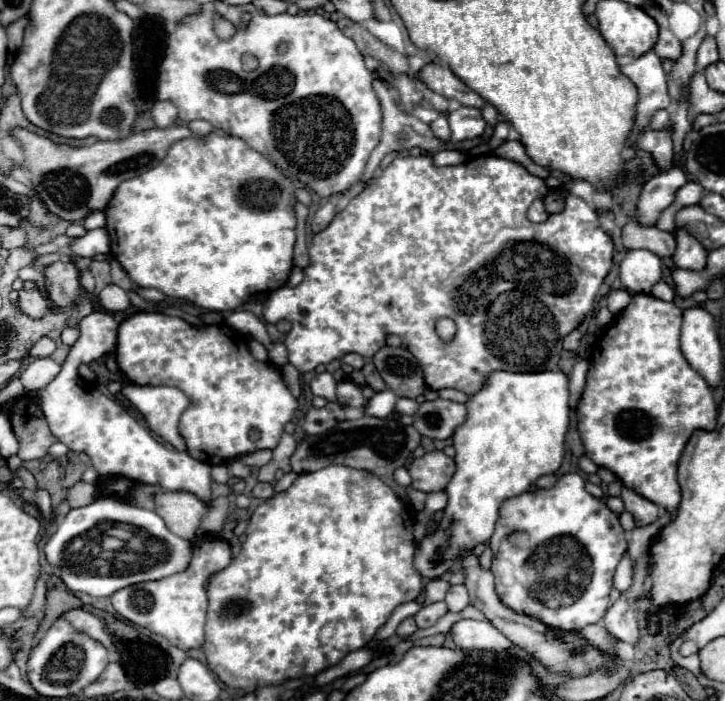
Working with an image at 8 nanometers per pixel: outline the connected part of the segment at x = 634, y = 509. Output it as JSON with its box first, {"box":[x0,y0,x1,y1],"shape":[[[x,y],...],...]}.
{"box":[621,486,659,526],"shape":[[[623,486],[623,490],[621,490],[621,500],[625,502],[627,512],[633,514],[637,526],[647,526],[647,524],[651,524],[651,522],[657,520],[657,514],[659,514],[657,504],[653,504],[653,502],[647,500],[647,498],[643,498],[643,496],[637,494],[635,490]]]}

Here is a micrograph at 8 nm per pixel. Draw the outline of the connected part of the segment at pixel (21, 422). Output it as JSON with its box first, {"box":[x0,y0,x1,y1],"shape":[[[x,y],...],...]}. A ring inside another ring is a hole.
{"box":[11,398,55,460],"shape":[[[21,398],[11,412],[13,432],[19,440],[19,458],[21,460],[35,460],[45,458],[49,446],[55,442],[41,408],[27,398]]]}

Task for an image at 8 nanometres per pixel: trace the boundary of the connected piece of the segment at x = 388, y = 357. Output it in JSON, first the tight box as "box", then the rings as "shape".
{"box":[373,346,427,398],"shape":[[[383,346],[373,356],[373,364],[377,366],[385,384],[397,396],[417,398],[419,394],[423,394],[427,390],[421,364],[407,348]]]}

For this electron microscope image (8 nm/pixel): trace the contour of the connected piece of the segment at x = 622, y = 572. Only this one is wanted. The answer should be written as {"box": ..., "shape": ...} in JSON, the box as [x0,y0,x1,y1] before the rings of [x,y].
{"box":[613,554,633,592],"shape":[[[625,554],[625,558],[619,562],[619,566],[617,566],[617,570],[615,570],[613,586],[615,586],[619,592],[625,592],[625,590],[631,586],[631,576],[633,576],[631,560],[629,560],[629,556]]]}

